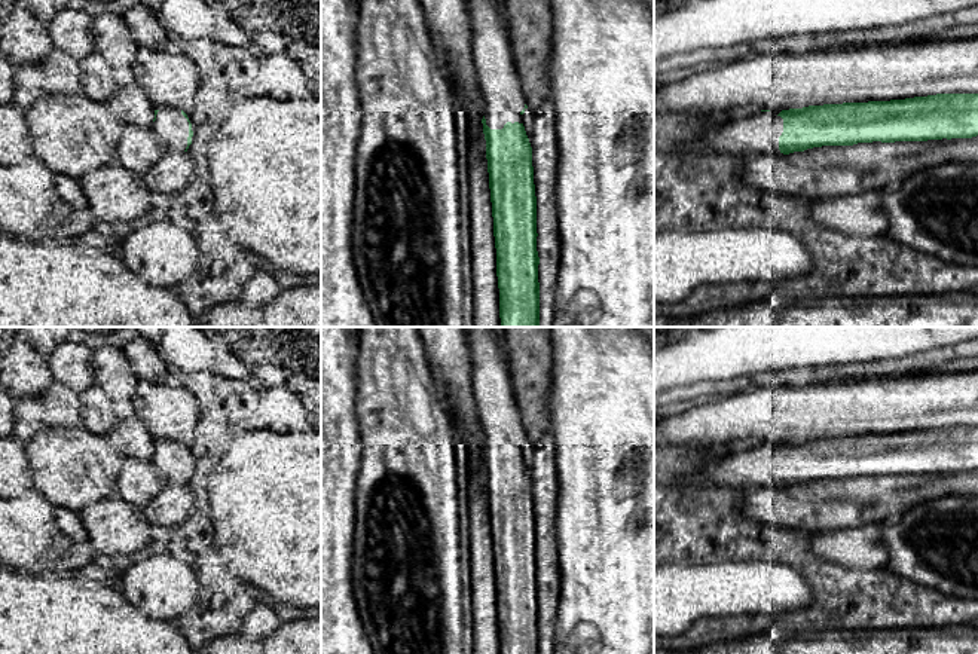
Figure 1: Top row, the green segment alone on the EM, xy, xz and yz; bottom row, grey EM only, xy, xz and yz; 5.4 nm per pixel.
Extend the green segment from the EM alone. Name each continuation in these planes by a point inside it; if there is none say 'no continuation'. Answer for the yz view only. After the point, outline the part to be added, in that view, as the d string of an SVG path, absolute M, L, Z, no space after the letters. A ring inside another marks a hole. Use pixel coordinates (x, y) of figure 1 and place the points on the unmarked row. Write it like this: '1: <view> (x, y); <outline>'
1: yz (746, 467); M782 443L737 446L713 459L703 471L682 477L681 483L721 485L736 489L780 486Z

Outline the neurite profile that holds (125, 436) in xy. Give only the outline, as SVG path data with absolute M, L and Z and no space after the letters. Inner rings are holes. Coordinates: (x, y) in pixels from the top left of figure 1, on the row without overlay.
M116 416L106 438L122 459L152 461L153 458L155 441L131 416Z

